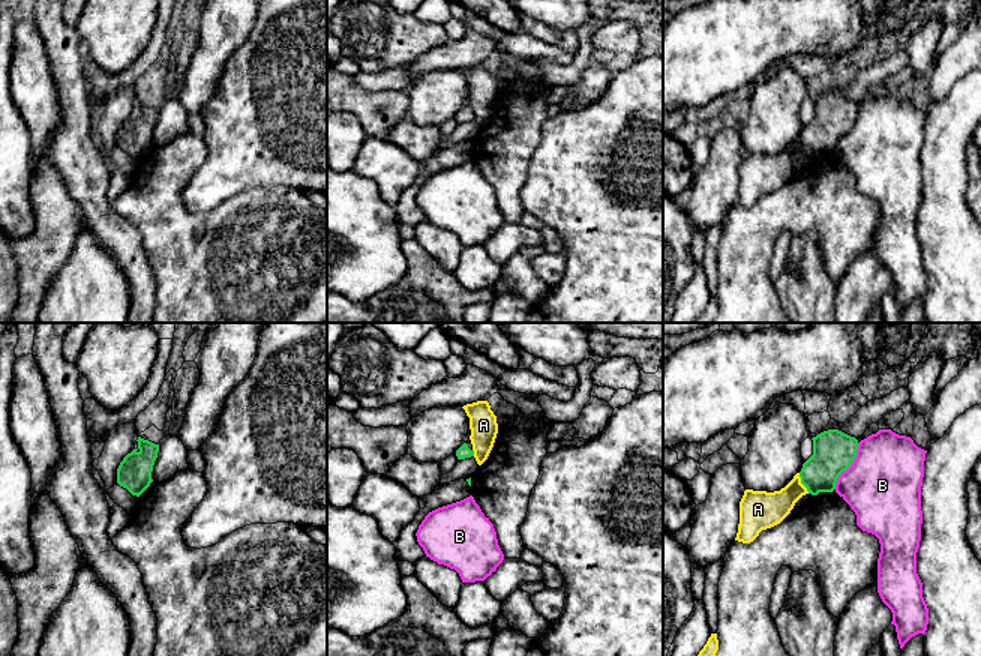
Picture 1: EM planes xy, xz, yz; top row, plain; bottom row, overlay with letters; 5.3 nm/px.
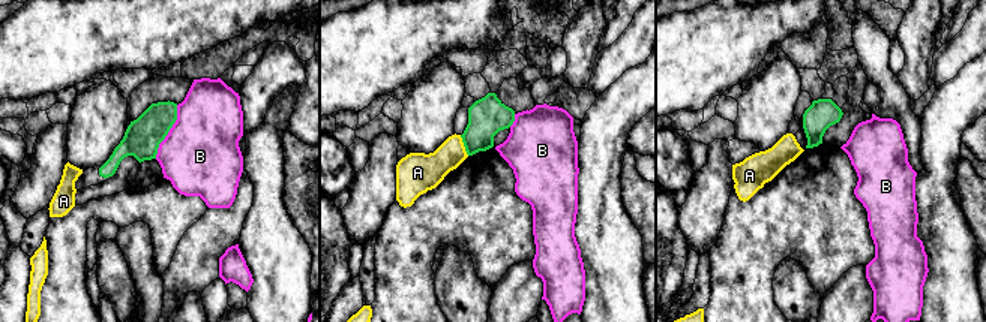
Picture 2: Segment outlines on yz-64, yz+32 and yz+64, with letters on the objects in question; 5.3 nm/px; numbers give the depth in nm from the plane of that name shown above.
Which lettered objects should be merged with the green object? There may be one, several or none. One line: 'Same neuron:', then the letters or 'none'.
Same neuron: none

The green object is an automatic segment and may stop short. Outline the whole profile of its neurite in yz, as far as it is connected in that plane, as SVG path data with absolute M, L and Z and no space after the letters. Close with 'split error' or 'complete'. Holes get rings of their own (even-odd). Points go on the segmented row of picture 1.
M828 429L813 440L813 455L802 464L801 483L808 494L832 492L838 476L856 458L858 440L838 429Z; complete

